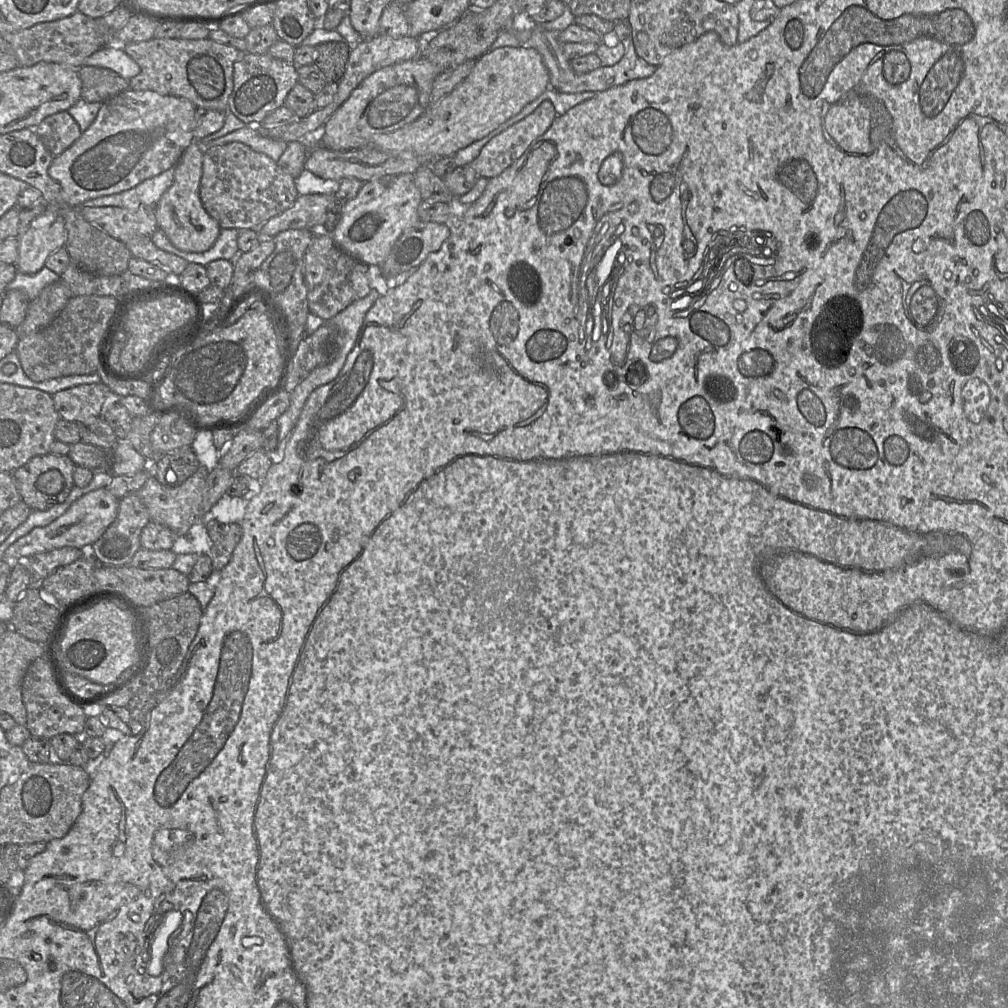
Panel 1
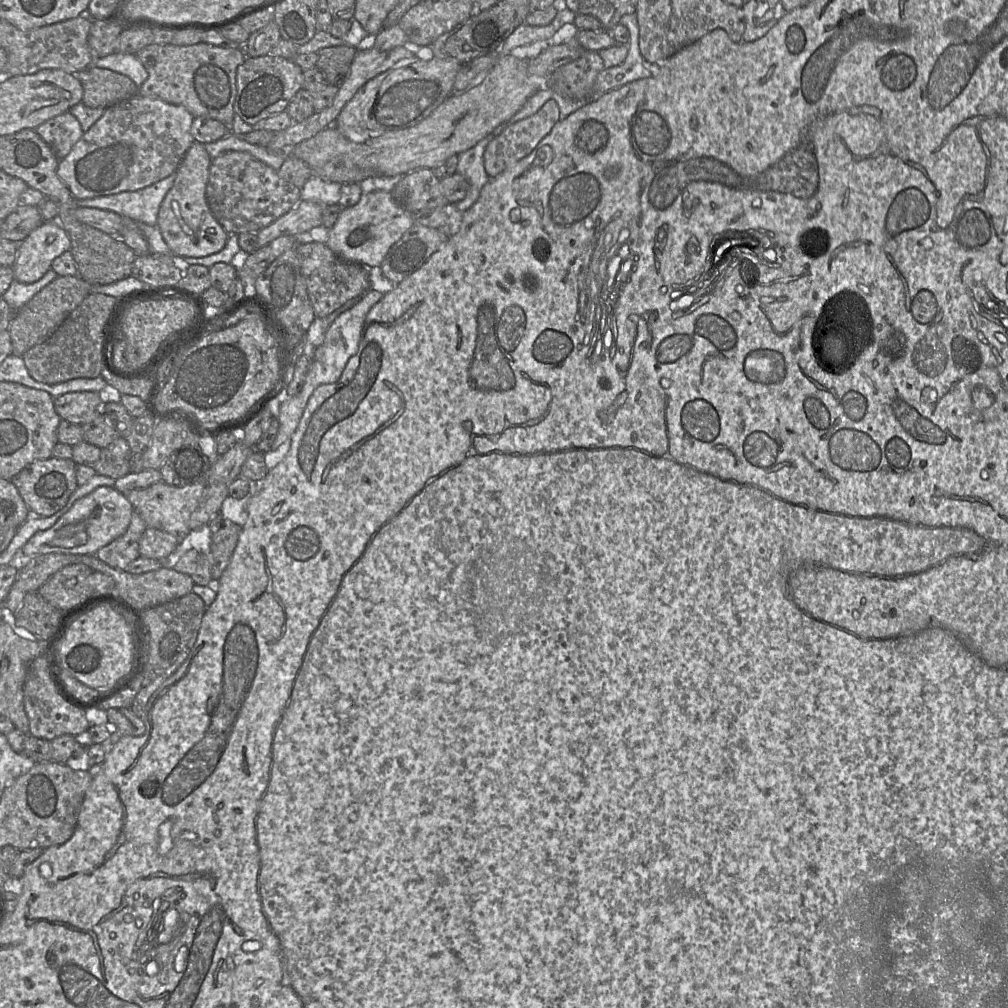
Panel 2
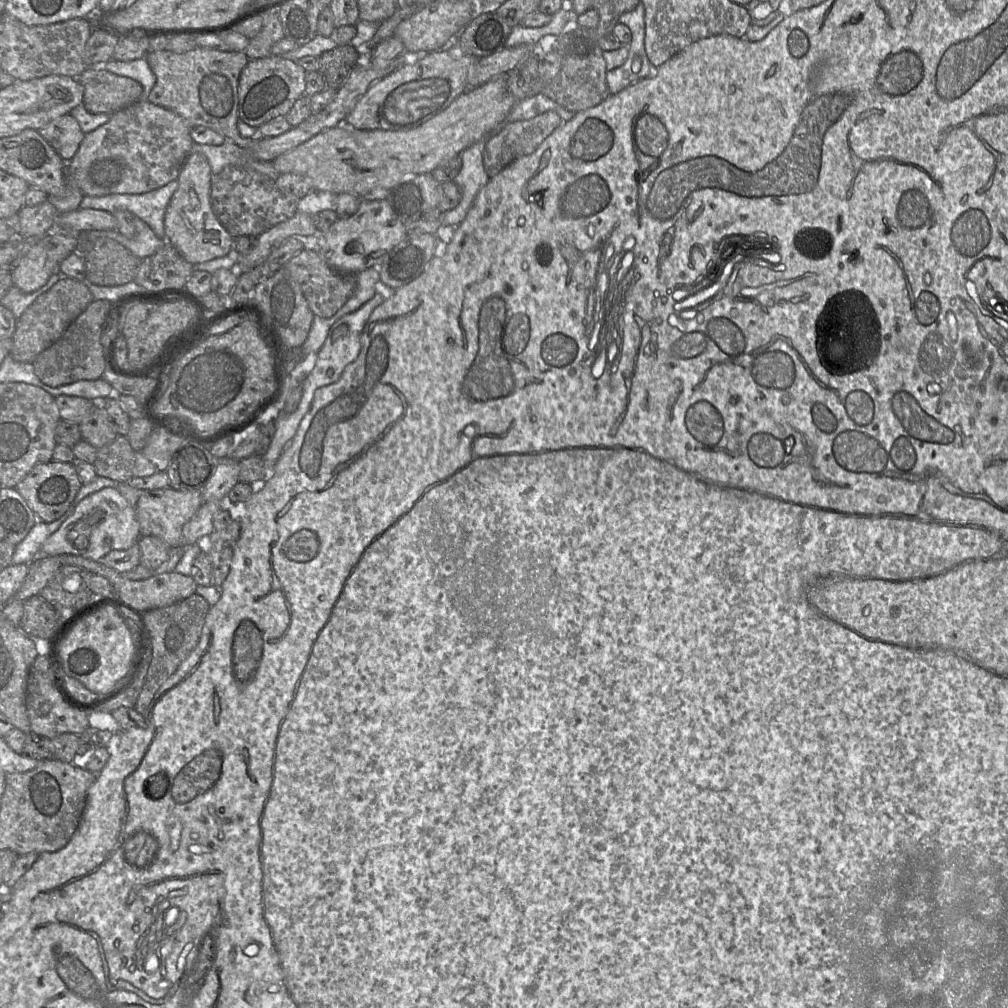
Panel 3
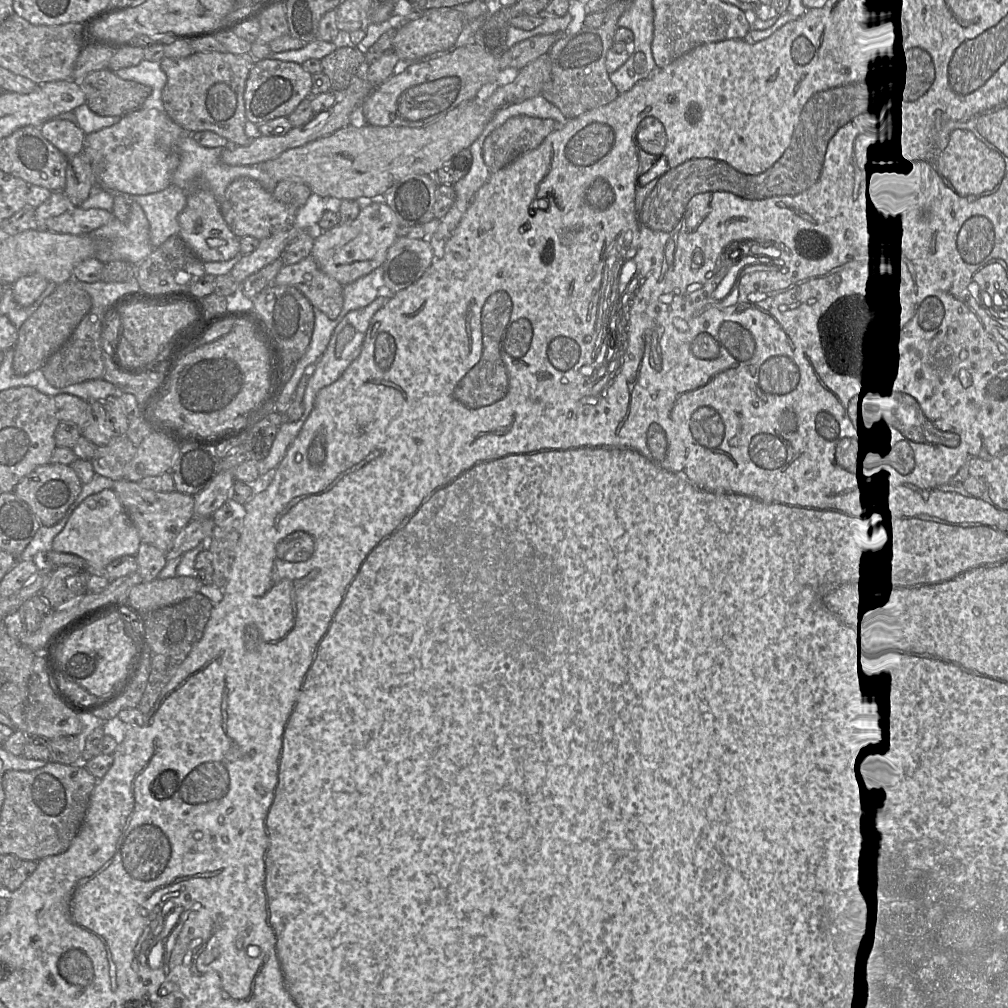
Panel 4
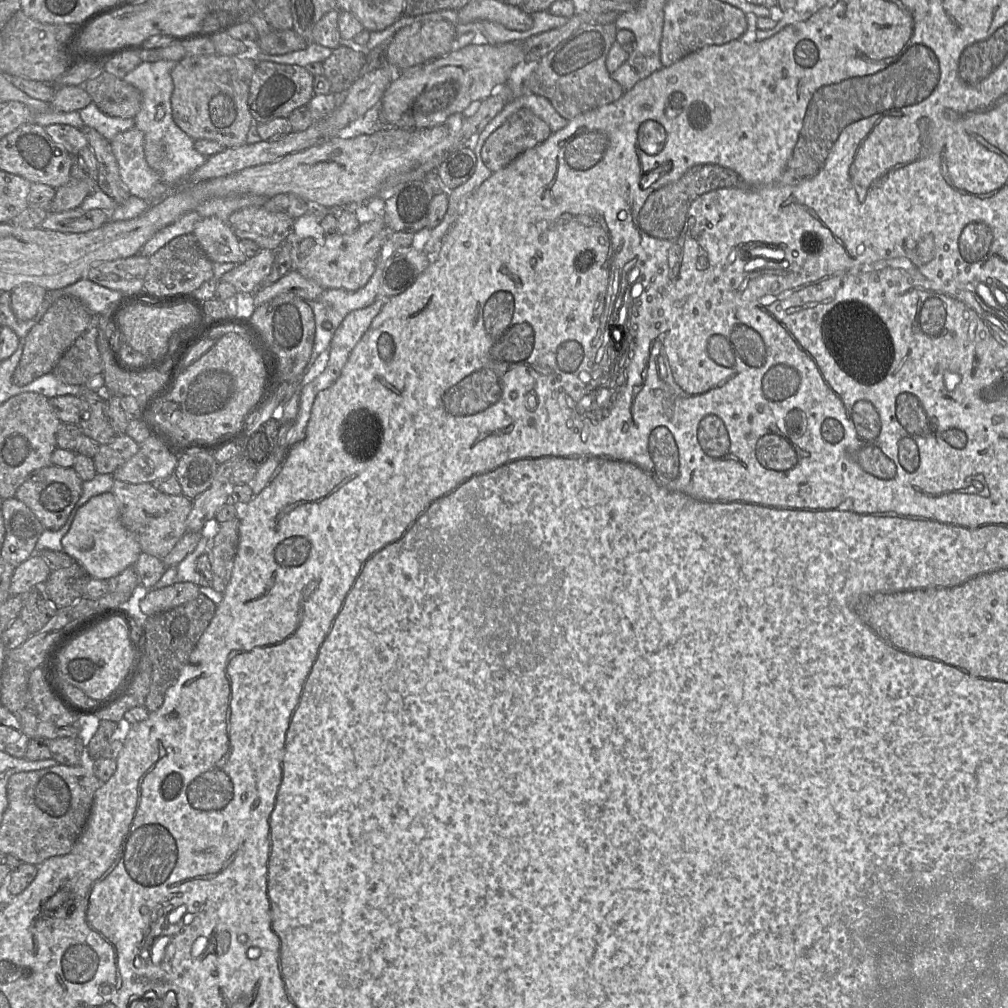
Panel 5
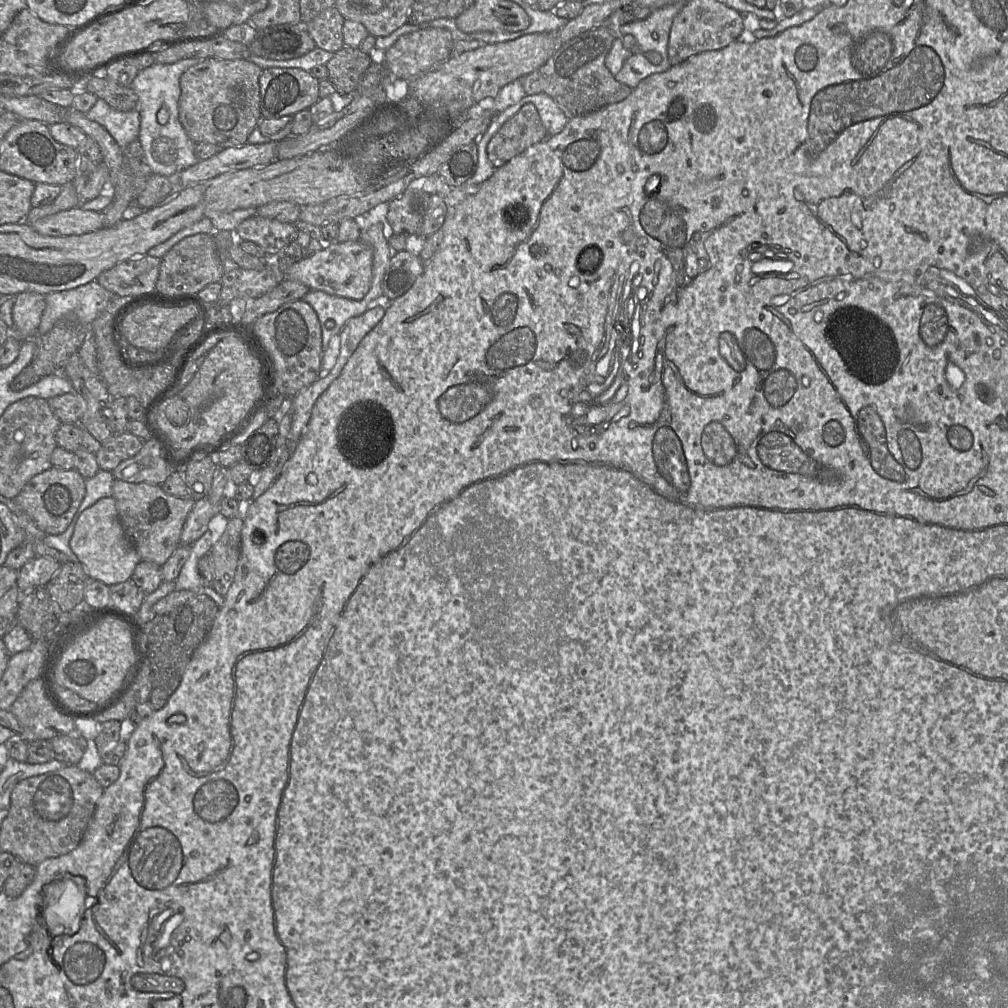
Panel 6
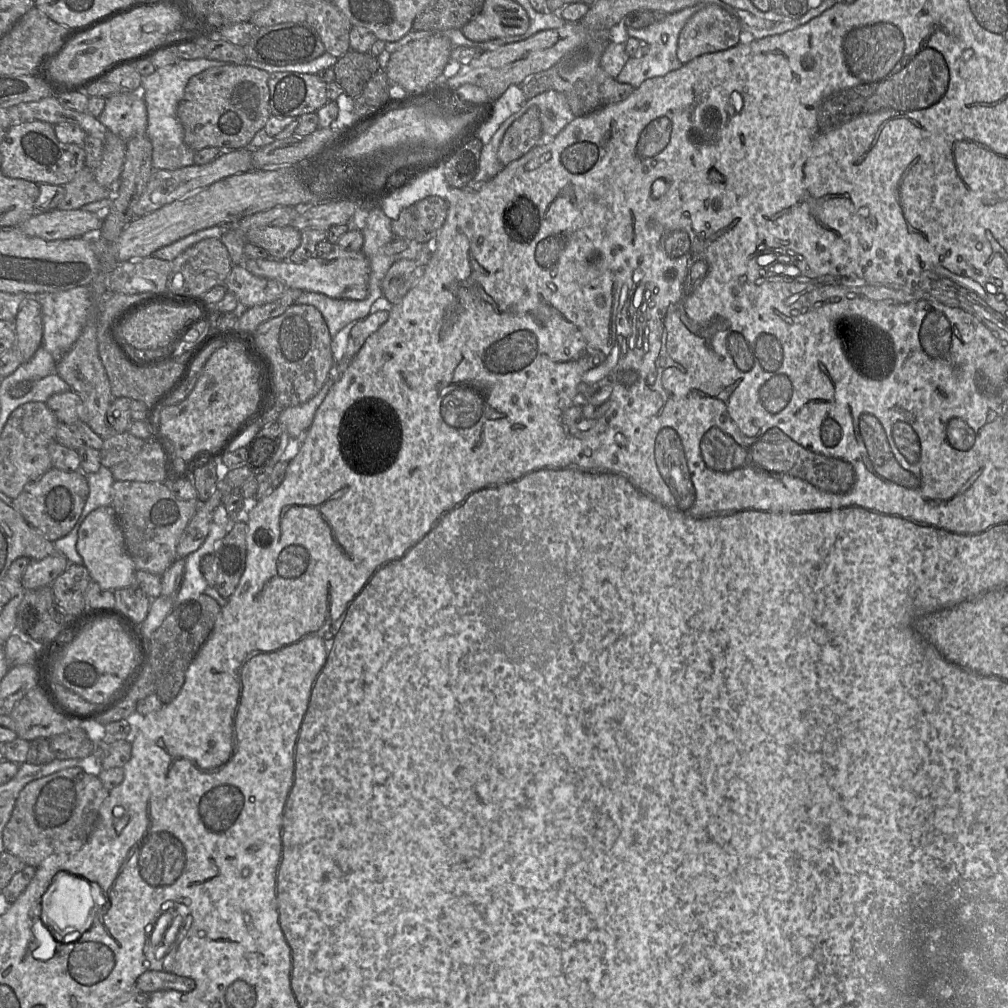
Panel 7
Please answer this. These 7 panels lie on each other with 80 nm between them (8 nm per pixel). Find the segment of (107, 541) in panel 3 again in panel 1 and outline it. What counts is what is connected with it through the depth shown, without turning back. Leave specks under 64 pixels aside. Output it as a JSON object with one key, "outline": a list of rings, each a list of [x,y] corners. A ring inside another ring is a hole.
{"outline":[[[106,488],[93,490],[74,501],[60,517],[47,526],[36,527],[11,544],[4,552],[2,560],[24,561],[33,554],[63,547],[89,549],[115,520],[118,506],[119,499]]]}

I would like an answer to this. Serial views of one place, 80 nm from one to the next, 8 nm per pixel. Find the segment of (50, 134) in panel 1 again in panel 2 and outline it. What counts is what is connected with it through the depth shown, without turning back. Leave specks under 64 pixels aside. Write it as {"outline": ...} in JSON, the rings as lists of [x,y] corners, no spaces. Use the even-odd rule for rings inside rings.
{"outline":[[[69,111],[47,120],[35,131],[59,160],[69,154],[84,133],[78,119]]]}

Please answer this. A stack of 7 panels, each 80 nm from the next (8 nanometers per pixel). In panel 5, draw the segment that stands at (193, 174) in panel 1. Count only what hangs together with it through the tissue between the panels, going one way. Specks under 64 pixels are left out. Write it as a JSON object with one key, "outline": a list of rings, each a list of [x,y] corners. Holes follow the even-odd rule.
{"outline":[[[205,217],[195,224],[192,234],[212,262],[242,264],[248,259],[228,222]]]}

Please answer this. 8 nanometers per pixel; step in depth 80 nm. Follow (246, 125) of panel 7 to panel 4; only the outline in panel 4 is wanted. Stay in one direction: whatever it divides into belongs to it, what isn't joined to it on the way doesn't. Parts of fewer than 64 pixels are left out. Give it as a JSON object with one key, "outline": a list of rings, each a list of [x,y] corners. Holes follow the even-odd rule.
{"outline":[[[194,52],[184,58],[161,59],[167,76],[162,90],[162,102],[168,116],[187,133],[212,131],[228,140],[232,146],[246,146],[251,139],[245,134],[244,91],[249,71],[255,60],[249,53]]]}

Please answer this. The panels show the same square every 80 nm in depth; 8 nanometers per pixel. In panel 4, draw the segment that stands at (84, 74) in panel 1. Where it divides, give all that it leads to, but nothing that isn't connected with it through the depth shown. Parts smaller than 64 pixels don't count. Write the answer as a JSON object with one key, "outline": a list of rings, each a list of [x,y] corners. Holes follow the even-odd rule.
{"outline":[[[105,68],[92,71],[79,80],[86,104],[100,116],[122,117],[142,108],[150,88],[141,83],[124,80]]]}

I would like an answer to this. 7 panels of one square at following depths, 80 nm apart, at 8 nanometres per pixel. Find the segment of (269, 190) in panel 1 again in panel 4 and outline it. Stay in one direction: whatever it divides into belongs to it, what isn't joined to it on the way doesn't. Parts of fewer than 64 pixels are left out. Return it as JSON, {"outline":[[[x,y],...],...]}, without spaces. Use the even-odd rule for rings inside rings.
{"outline":[[[239,178],[227,187],[222,201],[219,202],[219,209],[235,236],[252,236],[262,240],[292,228],[295,225],[298,207],[278,201],[253,179]]]}

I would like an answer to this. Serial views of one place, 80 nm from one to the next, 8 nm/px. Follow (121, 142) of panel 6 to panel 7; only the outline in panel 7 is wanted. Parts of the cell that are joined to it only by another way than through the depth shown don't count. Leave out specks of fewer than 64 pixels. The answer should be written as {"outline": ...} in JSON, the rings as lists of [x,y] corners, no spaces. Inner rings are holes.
{"outline":[[[140,92],[116,93],[105,99],[105,107],[97,118],[109,131],[128,141],[135,136],[142,136],[146,133],[147,109],[143,96]]]}

